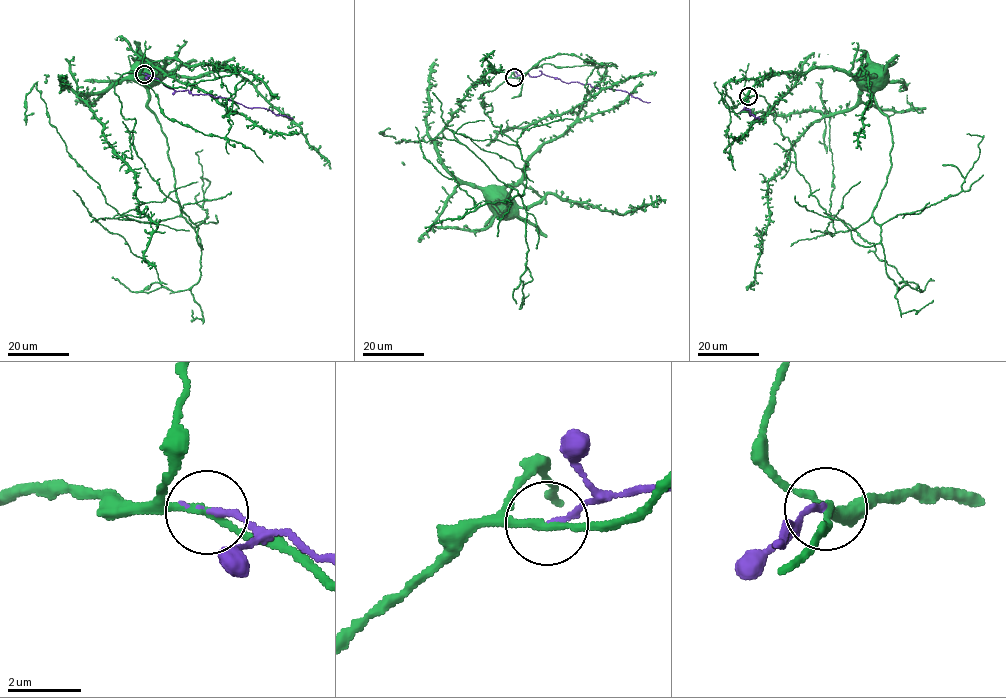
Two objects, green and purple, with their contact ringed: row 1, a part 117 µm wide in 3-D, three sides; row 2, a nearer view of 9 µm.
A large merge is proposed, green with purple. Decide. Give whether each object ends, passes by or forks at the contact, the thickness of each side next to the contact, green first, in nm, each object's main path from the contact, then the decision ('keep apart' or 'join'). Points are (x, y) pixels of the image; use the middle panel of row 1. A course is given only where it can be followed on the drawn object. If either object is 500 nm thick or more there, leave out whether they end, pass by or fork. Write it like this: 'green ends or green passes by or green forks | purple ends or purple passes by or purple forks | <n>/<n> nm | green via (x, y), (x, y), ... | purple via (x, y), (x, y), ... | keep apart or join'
green passes by | purple ends | 190/170 nm | green via (514, 77), (607, 66), (524, 176), (474, 188), (435, 138), (495, 71), (494, 51) | purple via (514, 77), (542, 73), (568, 83), (577, 82), (595, 88), (625, 91), (650, 102) | keep apart

